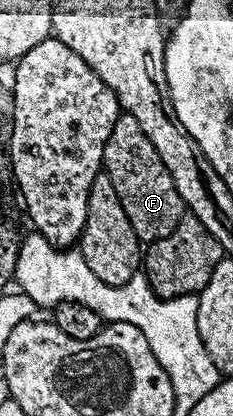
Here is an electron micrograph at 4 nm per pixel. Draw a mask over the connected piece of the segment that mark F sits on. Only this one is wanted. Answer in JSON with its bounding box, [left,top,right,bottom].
[103,113,187,244]

